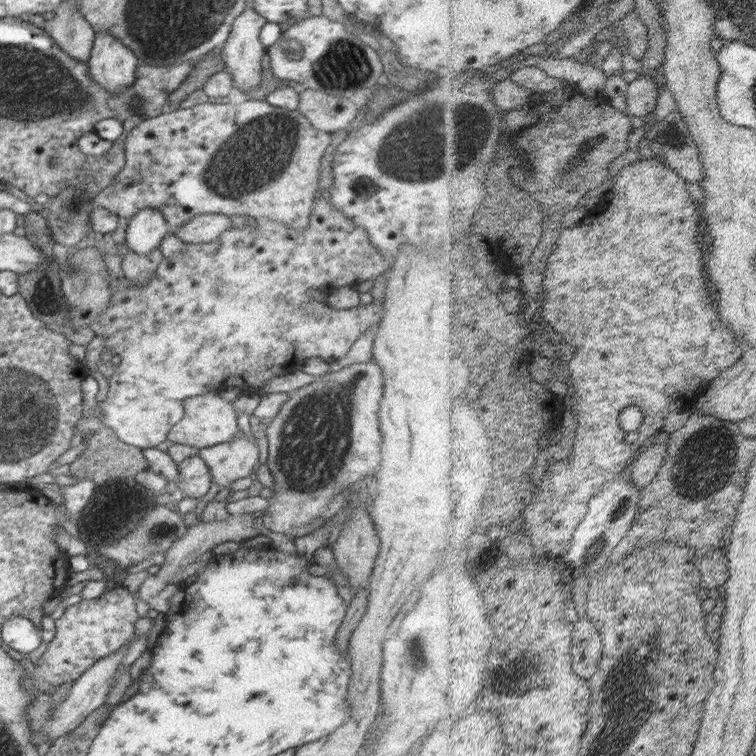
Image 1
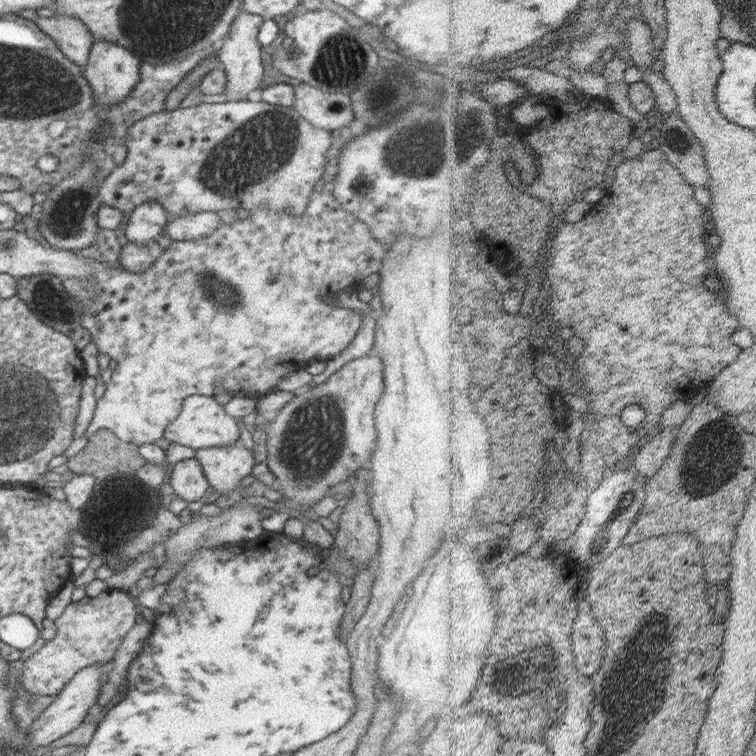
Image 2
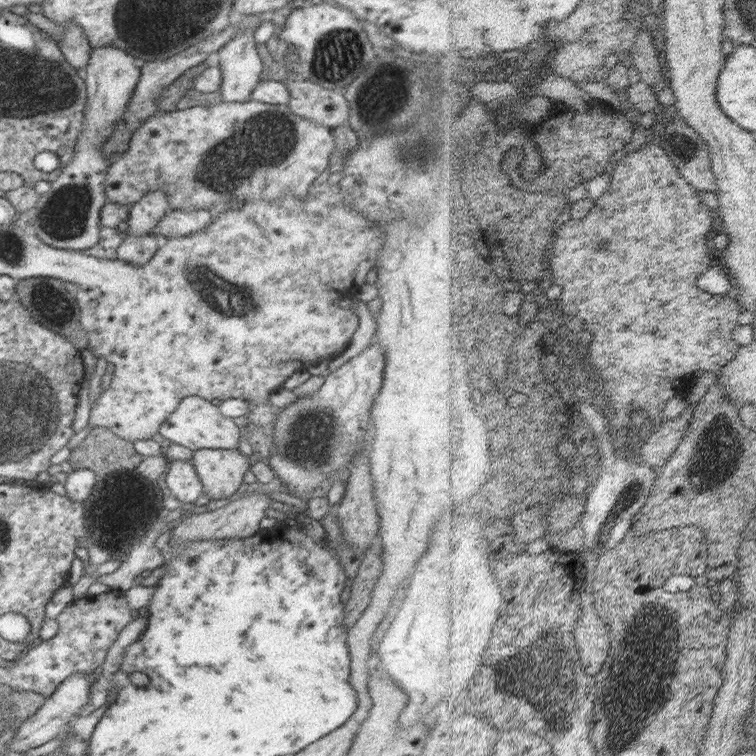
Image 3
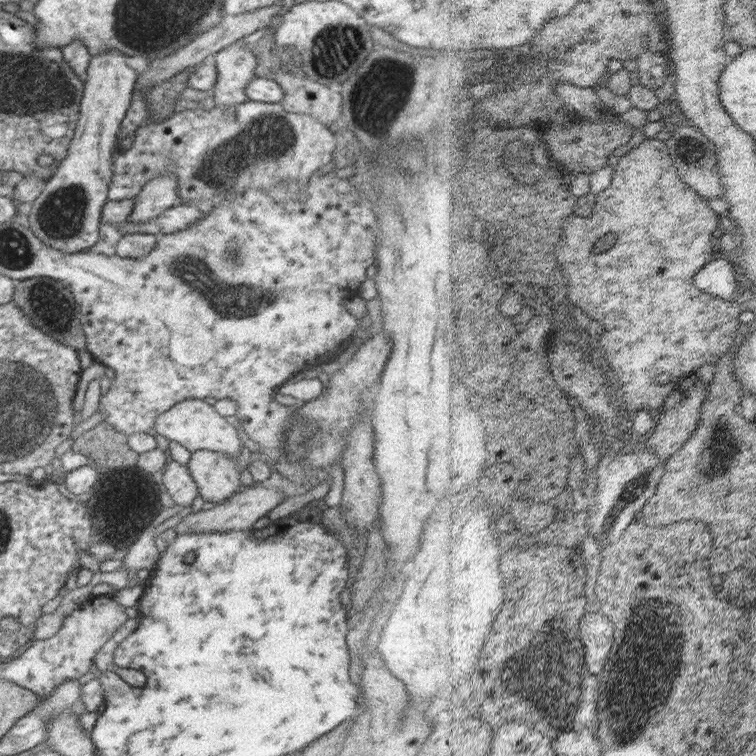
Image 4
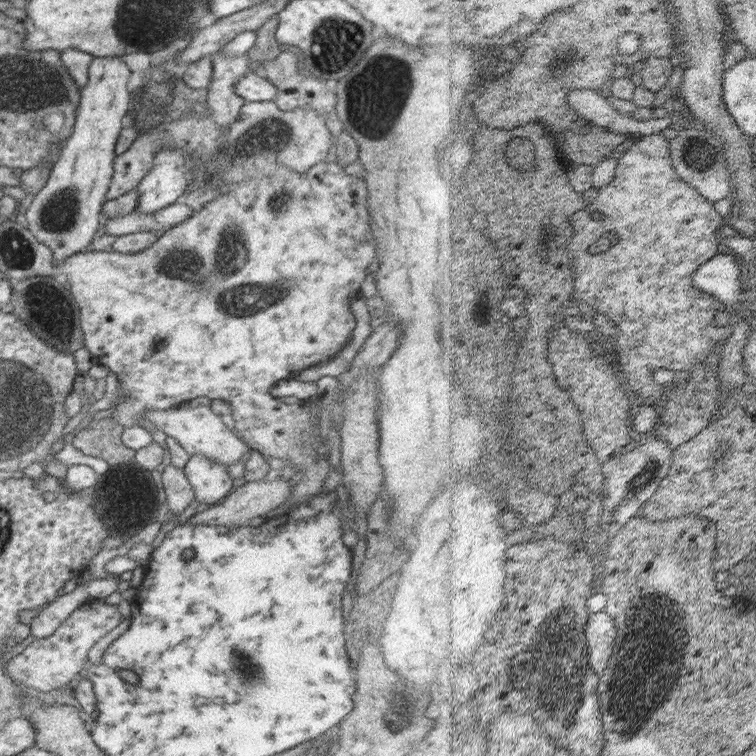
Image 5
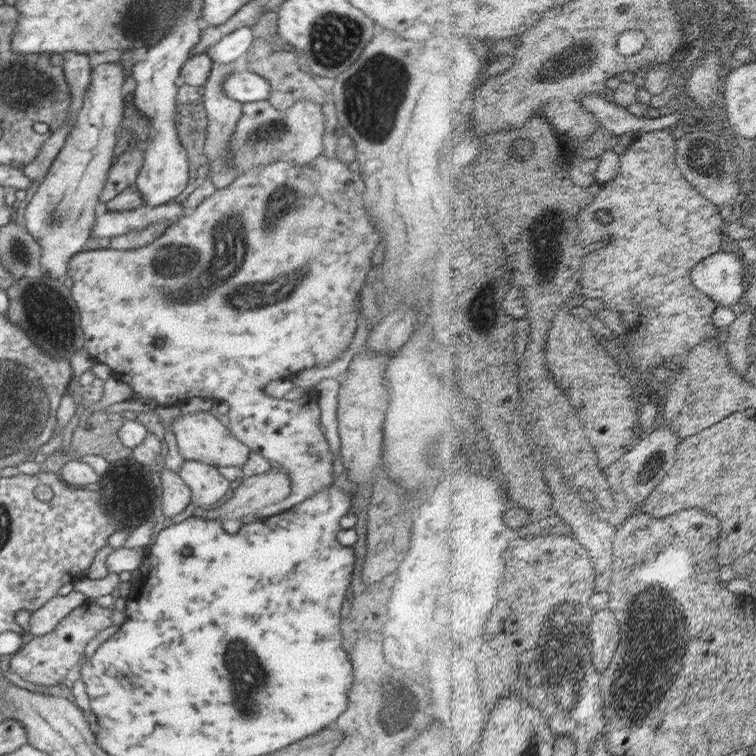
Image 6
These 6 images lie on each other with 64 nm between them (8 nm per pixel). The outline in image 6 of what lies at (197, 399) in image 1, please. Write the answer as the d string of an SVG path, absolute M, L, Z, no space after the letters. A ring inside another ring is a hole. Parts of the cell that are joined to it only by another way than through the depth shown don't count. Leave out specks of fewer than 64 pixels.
M214 411L195 413L179 412L170 418L171 424L163 424L164 428L174 433L176 446L180 454L187 460L198 460L204 464L243 467L251 450L242 444L224 424L220 422Z

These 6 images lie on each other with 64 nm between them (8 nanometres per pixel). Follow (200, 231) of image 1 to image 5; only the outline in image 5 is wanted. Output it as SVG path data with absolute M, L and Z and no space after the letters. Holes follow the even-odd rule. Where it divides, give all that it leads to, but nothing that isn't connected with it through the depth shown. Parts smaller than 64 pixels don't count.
M182 200L154 213L142 213L136 210L125 215L118 213L107 218L104 228L109 236L116 238L136 232L166 232L174 225L183 223L194 211L196 210Z

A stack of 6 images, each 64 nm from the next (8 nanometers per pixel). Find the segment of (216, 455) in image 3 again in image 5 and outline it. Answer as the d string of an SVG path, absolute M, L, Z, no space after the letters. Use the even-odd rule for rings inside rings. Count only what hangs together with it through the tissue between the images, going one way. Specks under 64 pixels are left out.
M191 455L183 470L194 488L195 500L200 504L217 504L235 488L228 466L206 456Z

